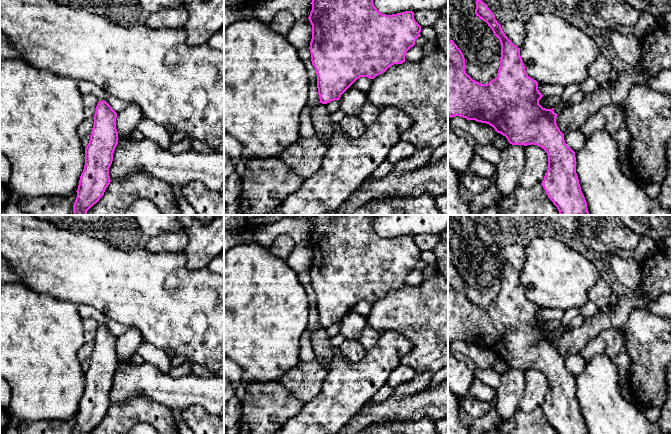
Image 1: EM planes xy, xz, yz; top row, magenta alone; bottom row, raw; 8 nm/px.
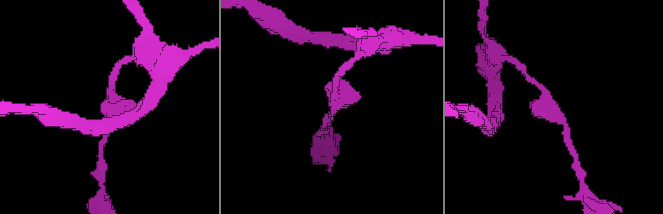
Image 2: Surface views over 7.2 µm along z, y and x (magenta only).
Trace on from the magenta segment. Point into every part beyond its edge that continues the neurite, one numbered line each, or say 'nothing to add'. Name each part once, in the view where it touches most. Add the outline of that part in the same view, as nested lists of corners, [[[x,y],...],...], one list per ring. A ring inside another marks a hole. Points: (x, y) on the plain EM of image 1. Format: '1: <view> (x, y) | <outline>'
nothing to add

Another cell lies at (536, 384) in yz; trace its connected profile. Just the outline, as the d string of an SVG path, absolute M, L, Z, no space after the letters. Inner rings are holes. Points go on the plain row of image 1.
M537 369L525 370L525 389L519 402L524 412L541 408L548 394L548 380L544 373Z

